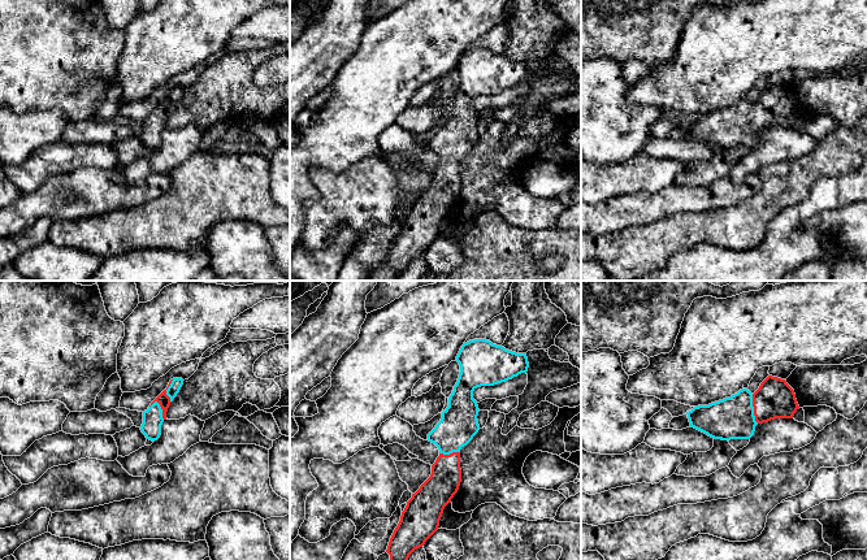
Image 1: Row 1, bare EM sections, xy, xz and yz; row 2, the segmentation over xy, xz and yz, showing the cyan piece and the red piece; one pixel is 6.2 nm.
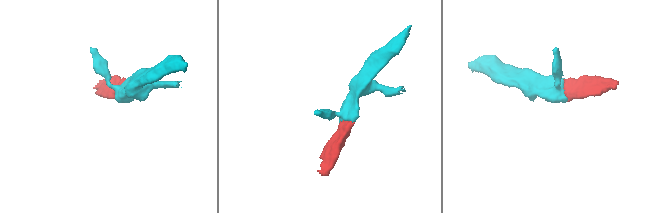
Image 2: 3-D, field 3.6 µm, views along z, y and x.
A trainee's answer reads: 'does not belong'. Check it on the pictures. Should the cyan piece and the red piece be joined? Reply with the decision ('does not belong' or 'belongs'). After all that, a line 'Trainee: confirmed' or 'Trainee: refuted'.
belongs
Trainee: refuted

